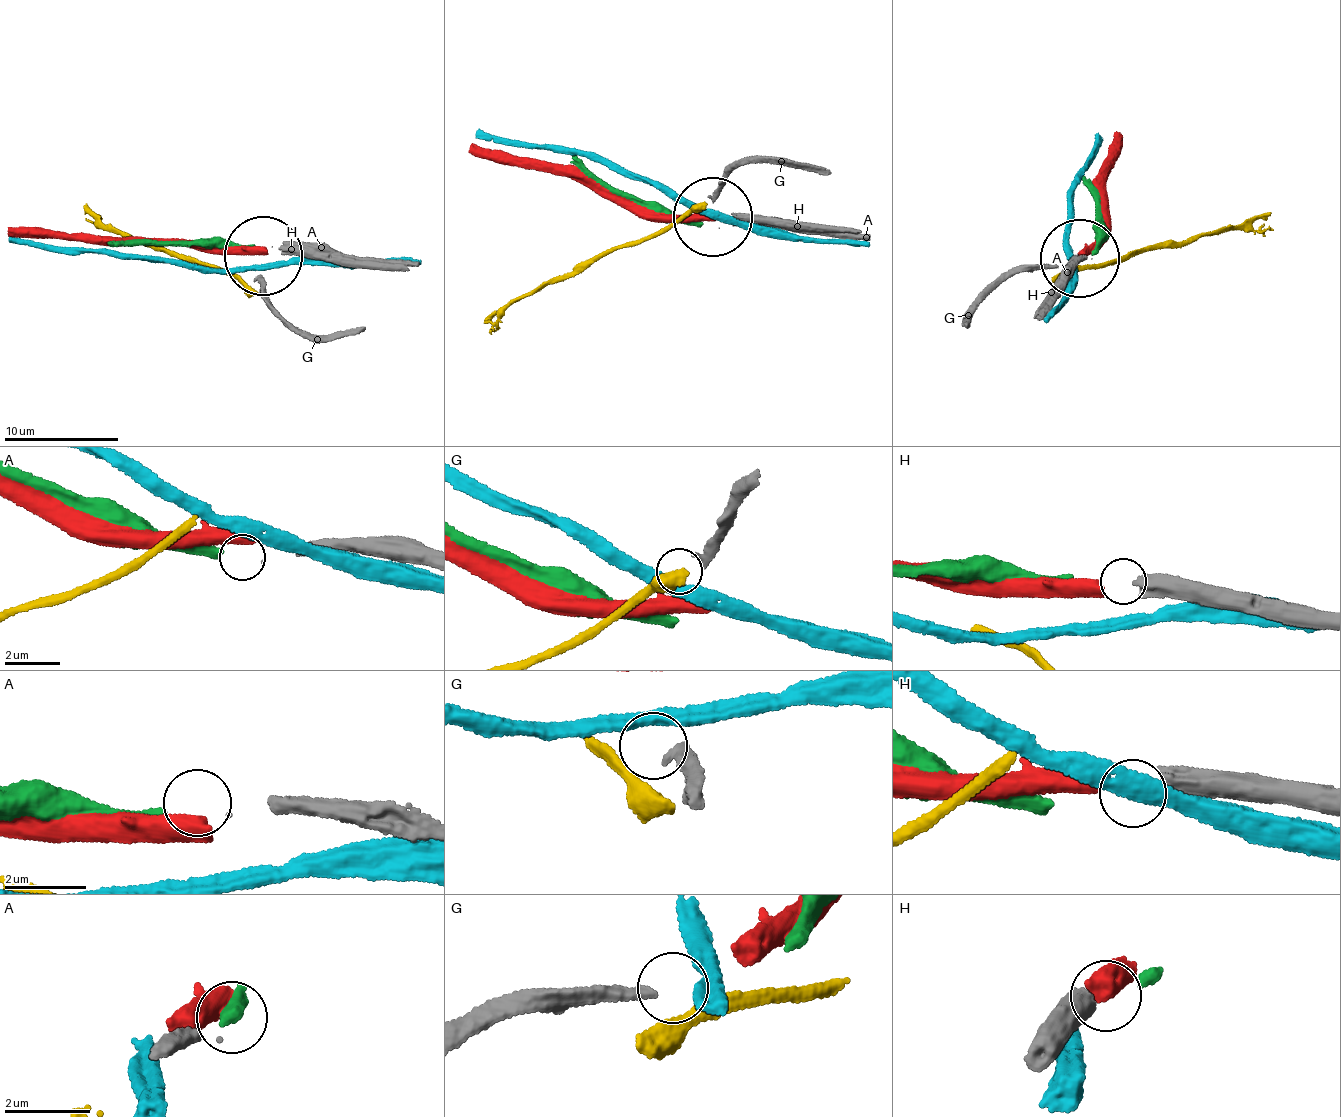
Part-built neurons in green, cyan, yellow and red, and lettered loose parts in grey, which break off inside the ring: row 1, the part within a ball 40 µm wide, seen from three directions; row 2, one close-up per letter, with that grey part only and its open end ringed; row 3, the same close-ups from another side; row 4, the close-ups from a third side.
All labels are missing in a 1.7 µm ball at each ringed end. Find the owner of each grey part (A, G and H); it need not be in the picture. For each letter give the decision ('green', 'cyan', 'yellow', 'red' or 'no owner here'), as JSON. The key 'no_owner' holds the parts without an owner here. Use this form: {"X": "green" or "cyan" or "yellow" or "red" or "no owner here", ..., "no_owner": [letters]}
{"A": "green", "G": "no owner here", "H": "red", "no_owner": ["G"]}

